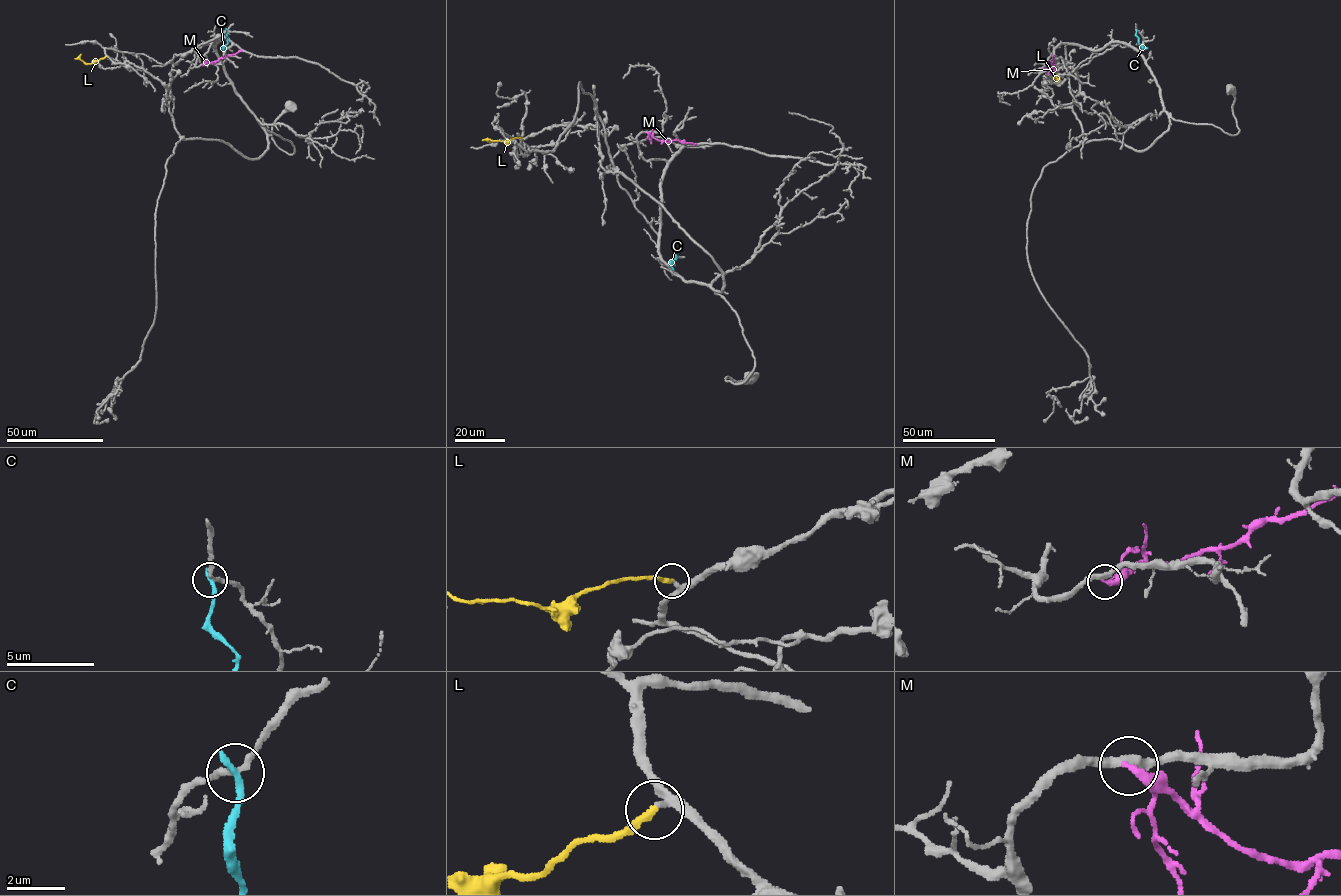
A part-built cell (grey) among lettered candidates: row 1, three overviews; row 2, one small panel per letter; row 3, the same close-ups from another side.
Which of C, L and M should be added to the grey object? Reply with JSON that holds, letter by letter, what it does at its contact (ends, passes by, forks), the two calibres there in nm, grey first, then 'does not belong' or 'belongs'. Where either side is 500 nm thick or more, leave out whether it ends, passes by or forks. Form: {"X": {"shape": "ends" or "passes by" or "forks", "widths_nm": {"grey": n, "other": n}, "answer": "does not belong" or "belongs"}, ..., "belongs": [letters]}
{"C": {"shape": "ends", "widths_nm": {"grey": 220, "other": 300}, "answer": "does not belong"}, "L": {"shape": "ends", "widths_nm": {"grey": 240, "other": 260}, "answer": "belongs"}, "M": {"shape": "ends", "widths_nm": {"grey": 320, "other": 320}, "answer": "does not belong"}, "belongs": ["L"]}

